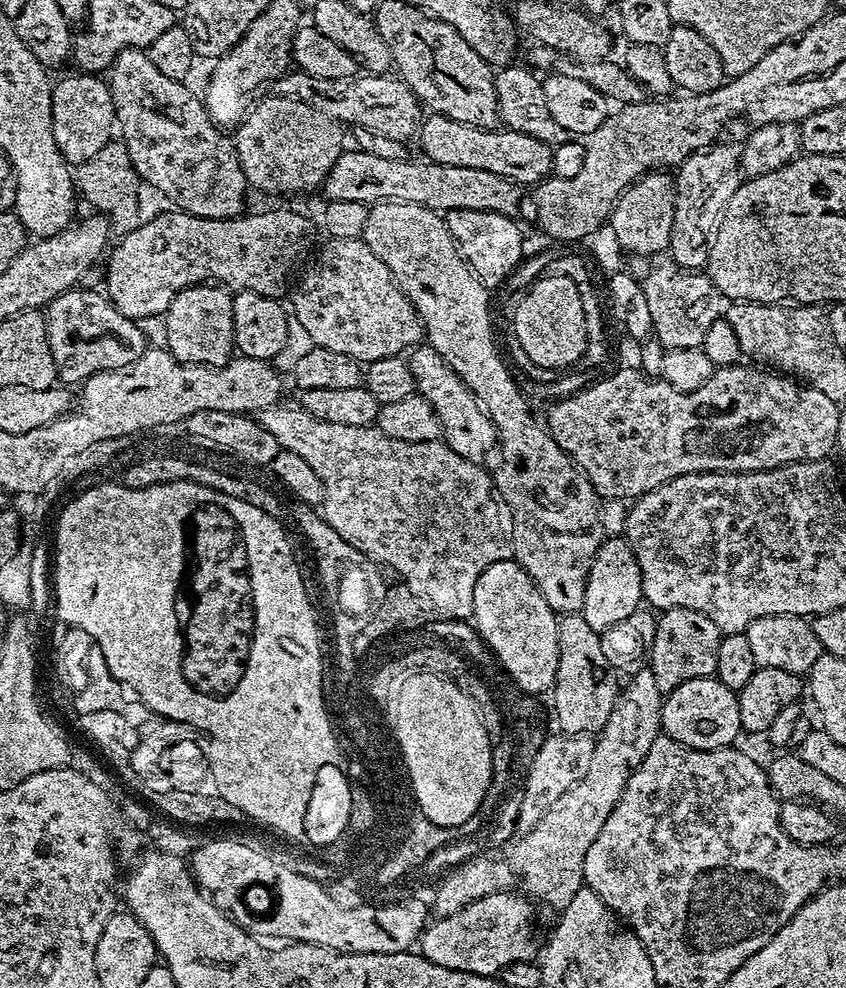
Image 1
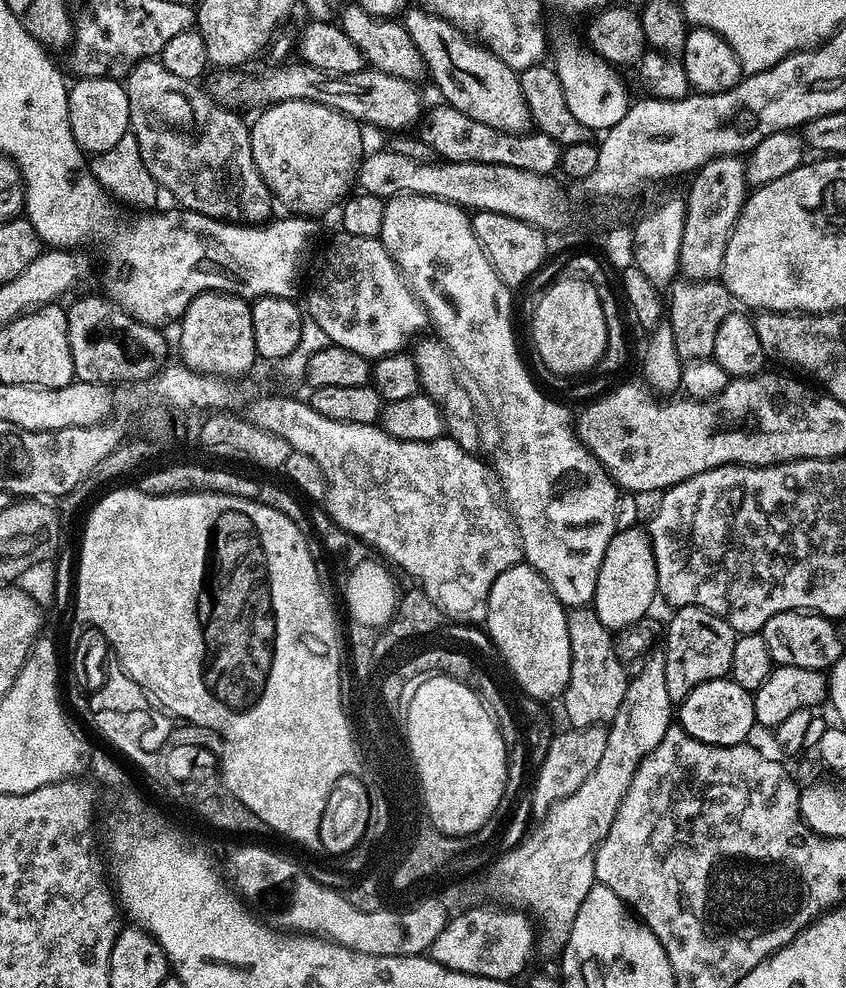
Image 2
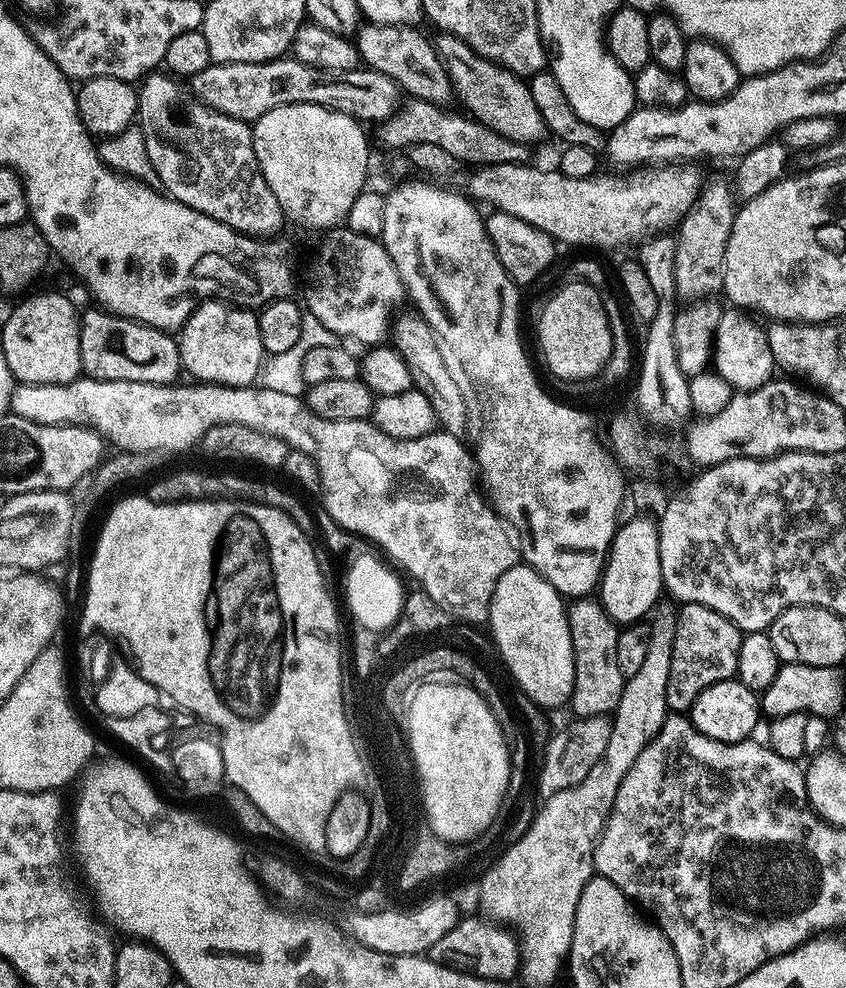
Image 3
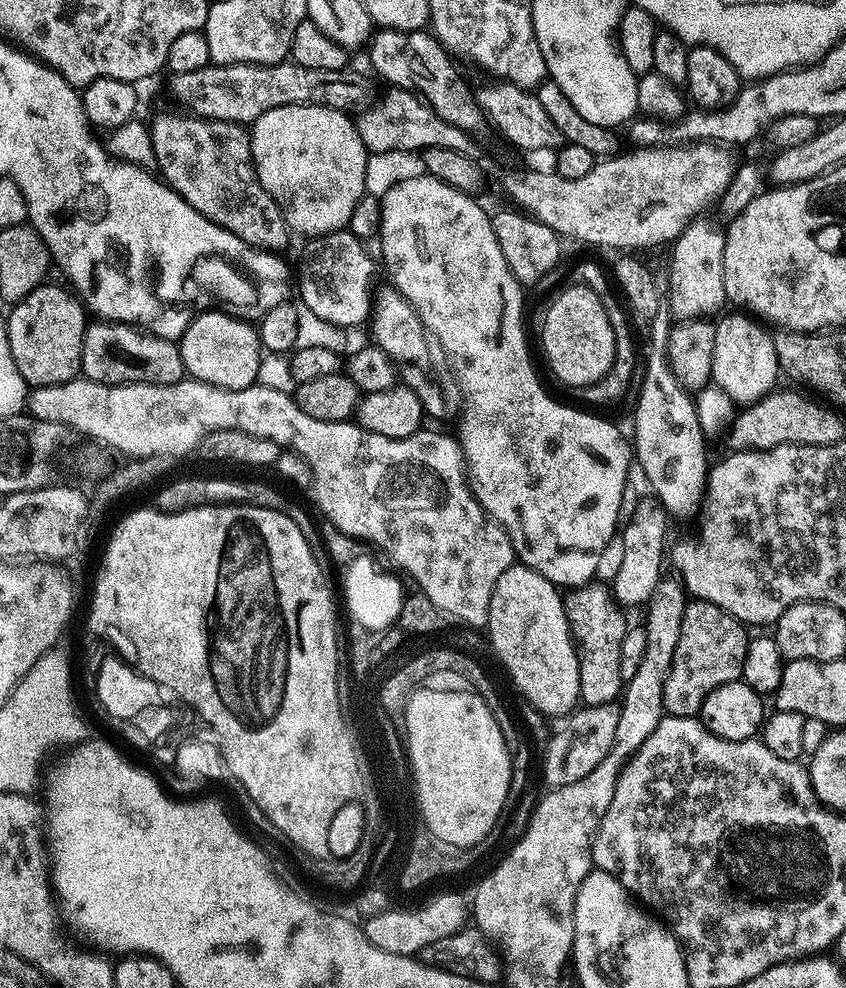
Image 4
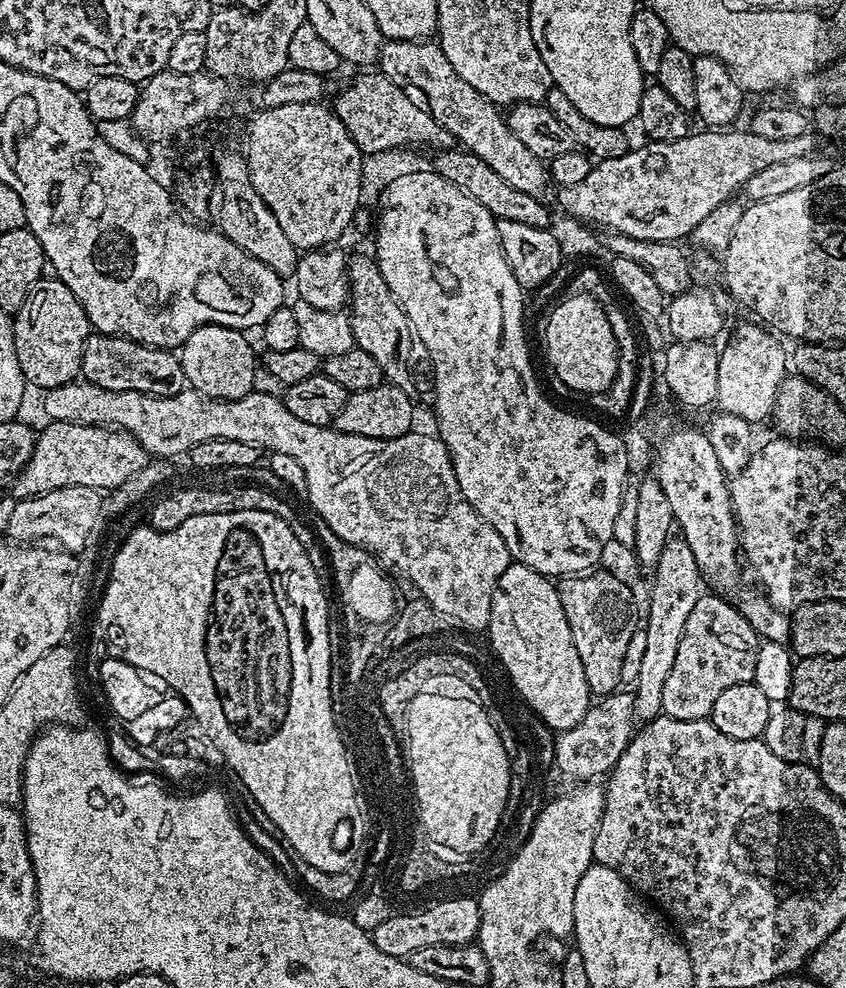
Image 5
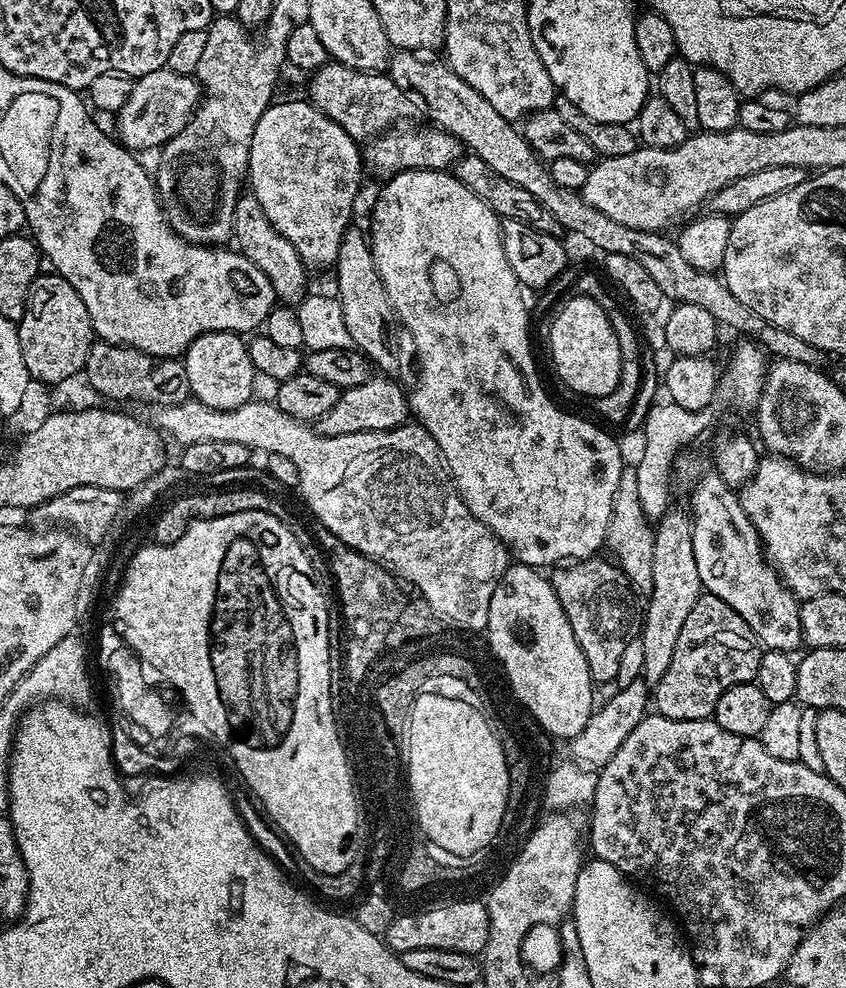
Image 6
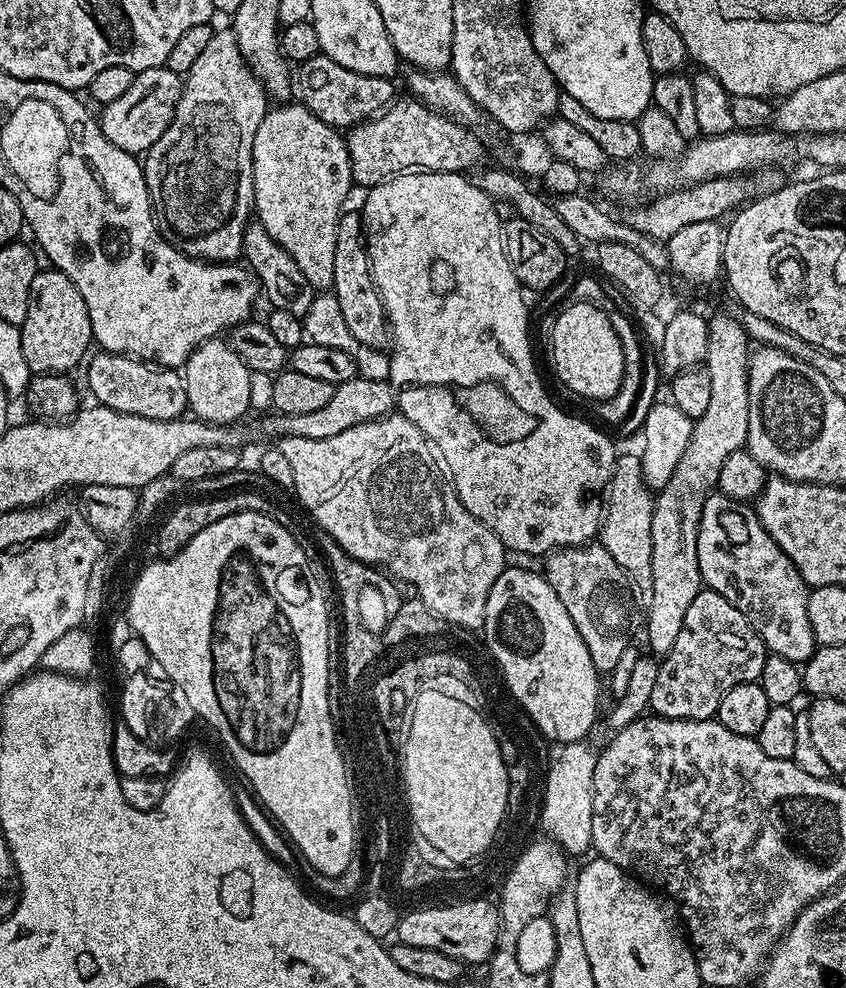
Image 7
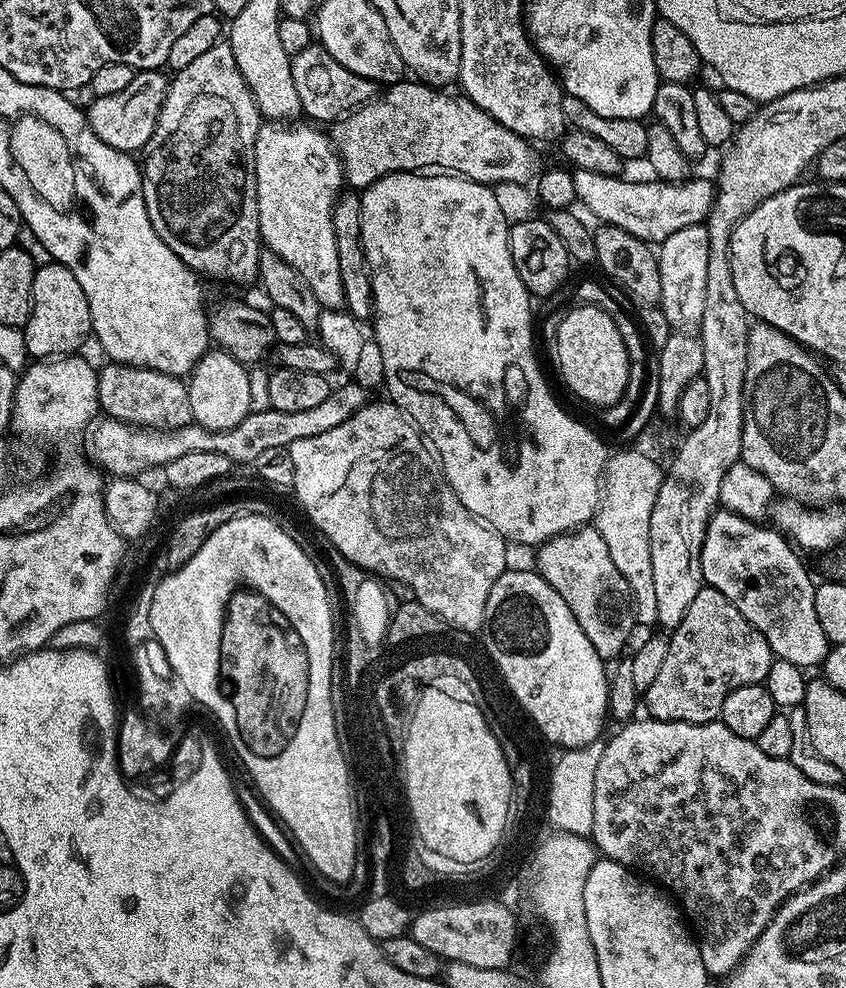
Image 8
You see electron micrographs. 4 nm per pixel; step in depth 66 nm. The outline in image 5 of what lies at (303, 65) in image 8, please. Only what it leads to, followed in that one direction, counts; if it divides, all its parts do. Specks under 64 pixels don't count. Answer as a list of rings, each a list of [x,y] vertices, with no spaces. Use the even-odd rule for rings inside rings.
[[[368,70],[365,76],[356,76],[340,93],[336,96],[336,101],[330,104],[333,112],[346,126],[348,133],[357,146],[360,147],[361,153],[369,154],[378,151],[389,151],[391,148],[403,149],[405,146],[420,146],[418,144],[438,144],[441,149],[451,149],[454,141],[449,132],[438,122],[430,113],[423,103],[414,101],[408,97],[409,93],[403,88],[394,86],[390,78],[381,76],[379,71]]]

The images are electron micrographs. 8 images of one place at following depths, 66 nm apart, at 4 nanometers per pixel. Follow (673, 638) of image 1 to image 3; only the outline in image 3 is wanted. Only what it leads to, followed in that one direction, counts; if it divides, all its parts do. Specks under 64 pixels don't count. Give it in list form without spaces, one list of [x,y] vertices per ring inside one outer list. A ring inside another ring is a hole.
[[[685,604],[676,612],[674,654],[670,658],[670,678],[666,682],[666,702],[673,713],[687,713],[691,709],[692,703],[698,698],[698,694],[702,694],[702,690],[723,680],[731,680],[736,676],[741,639],[740,629],[735,624],[731,624],[722,614],[710,610],[710,606]]]

